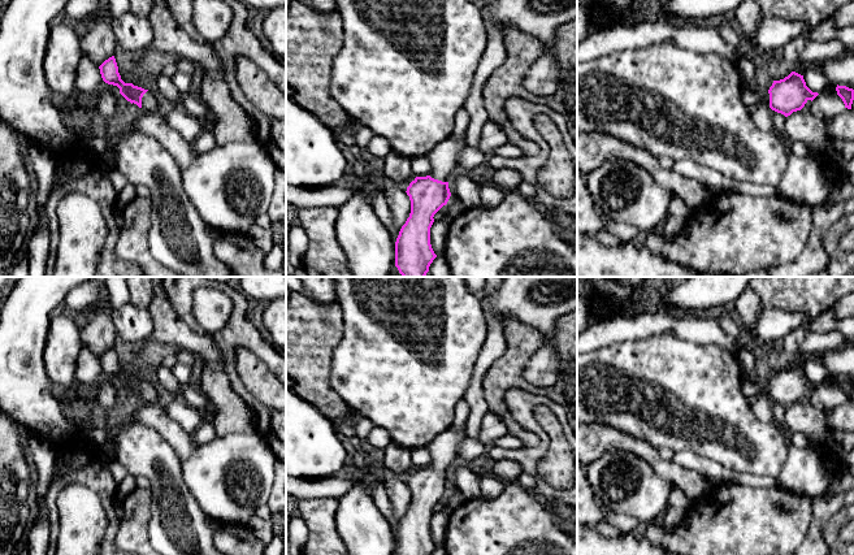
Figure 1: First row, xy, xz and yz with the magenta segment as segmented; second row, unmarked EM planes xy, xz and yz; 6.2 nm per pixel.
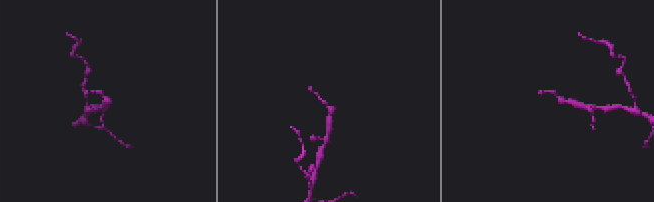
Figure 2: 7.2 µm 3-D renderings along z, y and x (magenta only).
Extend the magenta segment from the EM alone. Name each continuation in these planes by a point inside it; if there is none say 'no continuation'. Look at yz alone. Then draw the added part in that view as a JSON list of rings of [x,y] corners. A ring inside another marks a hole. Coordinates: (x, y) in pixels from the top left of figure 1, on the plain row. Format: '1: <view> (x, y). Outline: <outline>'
1: yz (750, 390). Outline: [[[747,378],[744,380],[741,389],[744,391],[744,396],[749,402],[750,406],[753,406],[755,398],[758,394],[763,393],[770,396],[770,385],[768,382],[762,383],[754,383],[749,381]]]

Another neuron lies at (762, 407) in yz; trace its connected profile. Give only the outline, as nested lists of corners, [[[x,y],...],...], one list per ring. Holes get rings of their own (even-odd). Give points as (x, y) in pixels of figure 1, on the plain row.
[[[760,393],[757,395],[753,406],[754,415],[763,422],[773,422],[772,404],[768,395]]]

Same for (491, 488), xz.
[[[494,476],[481,477],[481,498],[495,499],[498,498],[506,487],[506,484]]]

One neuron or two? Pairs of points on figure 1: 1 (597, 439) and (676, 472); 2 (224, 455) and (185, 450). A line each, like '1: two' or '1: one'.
1: one
2: two

